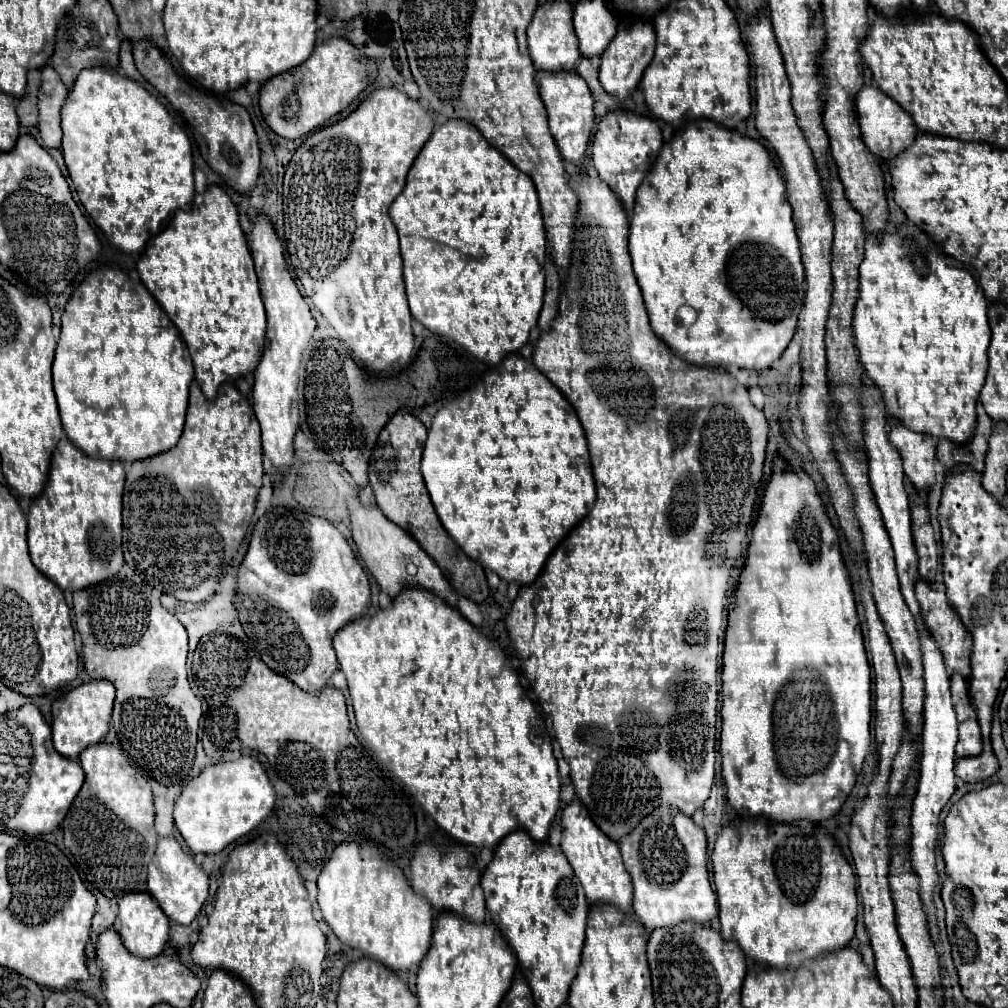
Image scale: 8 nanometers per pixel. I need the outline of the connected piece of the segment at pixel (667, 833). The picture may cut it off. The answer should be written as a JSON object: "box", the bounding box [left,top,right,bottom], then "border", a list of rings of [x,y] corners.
{"box":[619,809,717,931],"border":[[[655,809],[637,825],[633,833],[621,839],[619,849],[633,883],[633,911],[645,929],[655,931],[657,927],[673,927],[683,921],[707,925],[717,917],[717,895],[711,889],[707,873],[707,837],[691,817],[675,809]]]}

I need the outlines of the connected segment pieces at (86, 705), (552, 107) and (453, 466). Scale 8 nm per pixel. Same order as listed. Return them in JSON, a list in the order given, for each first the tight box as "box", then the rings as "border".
[{"box":[51,681,115,759],"border":[[[91,681],[83,683],[71,691],[67,691],[61,697],[61,709],[59,715],[55,717],[51,729],[53,729],[53,745],[55,751],[67,759],[77,759],[79,753],[85,747],[97,745],[109,731],[109,721],[111,721],[111,709],[115,701],[115,687],[109,681]]]},{"box":[537,73,595,167],"border":[[[537,73],[537,87],[541,99],[547,109],[549,129],[559,147],[559,153],[565,161],[573,163],[575,167],[583,167],[585,151],[591,139],[591,131],[595,127],[595,113],[593,113],[593,95],[587,83],[577,73],[561,73],[561,75],[541,75]]]},{"box":[421,353,595,585],"border":[[[521,353],[507,355],[499,367],[493,367],[485,373],[483,381],[475,389],[470,388],[459,393],[455,397],[455,401],[443,405],[437,411],[437,415],[433,417],[433,425],[429,429],[429,437],[425,441],[421,473],[425,479],[427,491],[431,495],[433,507],[435,507],[445,531],[453,537],[453,541],[463,549],[463,553],[469,559],[481,563],[485,569],[495,571],[507,583],[519,583],[519,585],[533,583],[533,579],[537,579],[537,575],[541,573],[541,567],[545,565],[545,559],[549,557],[555,543],[565,535],[567,529],[575,527],[595,503],[595,479],[591,473],[589,449],[587,449],[587,441],[583,435],[583,427],[581,427],[575,411],[571,411],[571,405],[567,403],[567,399],[563,399],[563,395],[559,393],[559,389],[541,371],[537,371],[533,361],[525,359]]]}]

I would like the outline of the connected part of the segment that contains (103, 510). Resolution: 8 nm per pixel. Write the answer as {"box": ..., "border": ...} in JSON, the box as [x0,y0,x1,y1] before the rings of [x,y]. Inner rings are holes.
{"box":[29,439,125,591],"border":[[[61,439],[51,459],[45,491],[35,497],[29,521],[29,555],[33,565],[61,591],[79,591],[111,579],[123,567],[121,499],[125,471],[121,461],[91,459]]]}

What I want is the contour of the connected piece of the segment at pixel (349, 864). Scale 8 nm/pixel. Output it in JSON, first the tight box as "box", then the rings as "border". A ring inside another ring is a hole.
{"box":[317,843,433,971],"border":[[[369,843],[339,845],[333,851],[327,865],[323,867],[317,885],[319,885],[317,903],[319,903],[319,911],[323,915],[323,921],[333,929],[333,933],[337,935],[337,939],[343,945],[359,949],[365,957],[383,963],[391,971],[411,971],[411,969],[419,967],[419,963],[423,961],[423,957],[427,955],[427,951],[431,947],[433,911],[431,911],[429,903],[425,903],[425,899],[417,897],[411,891],[403,871],[399,867],[391,865],[377,847],[373,847]]]}

